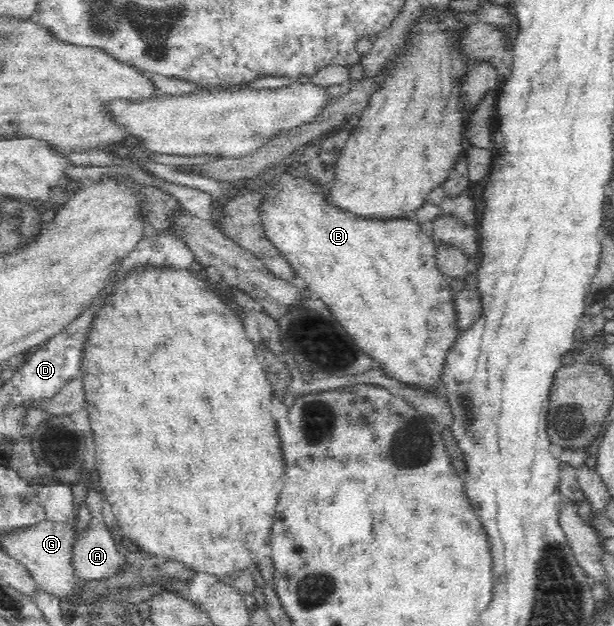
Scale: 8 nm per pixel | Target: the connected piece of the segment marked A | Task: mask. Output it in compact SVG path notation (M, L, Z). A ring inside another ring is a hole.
M88 489L86 508L90 512L90 526L84 529L78 538L75 538L72 558L72 563L76 567L76 575L85 582L116 576L120 572L120 568L124 568L124 562L126 561L124 554L118 550L118 542L116 542L114 534L110 532L108 524L102 520L101 506L102 493L99 489Z

